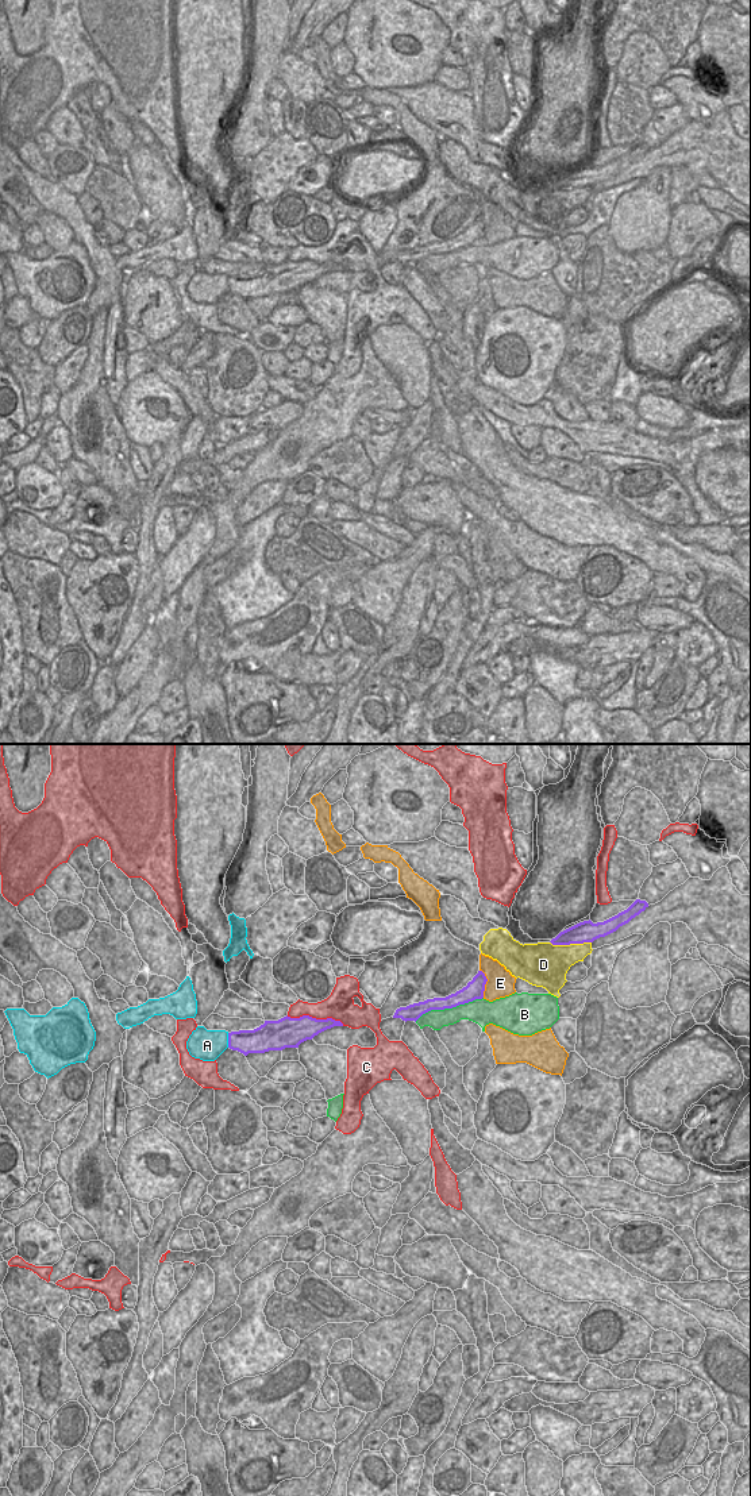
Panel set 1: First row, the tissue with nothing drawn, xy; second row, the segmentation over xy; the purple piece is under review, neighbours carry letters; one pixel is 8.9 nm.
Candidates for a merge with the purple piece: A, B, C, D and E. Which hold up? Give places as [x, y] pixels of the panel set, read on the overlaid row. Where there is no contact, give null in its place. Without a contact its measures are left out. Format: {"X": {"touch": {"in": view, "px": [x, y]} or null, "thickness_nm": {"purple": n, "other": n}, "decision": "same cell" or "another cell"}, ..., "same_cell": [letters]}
{"A": {"touch": {"in": "xy", "px": [228, 1040]}, "thickness_nm": {"purple": 220, "other": 280}, "decision": "another cell"}, "B": {"touch": {"in": "xy", "px": [449, 1007]}, "thickness_nm": {"purple": 150, "other": 180}, "decision": "another cell"}, "C": {"touch": {"in": "xy", "px": [315, 1018]}, "thickness_nm": {"purple": 260, "other": 260}, "decision": "another cell"}, "D": {"touch": {"in": "xy", "px": [570, 943]}, "thickness_nm": {"purple": 190, "other": 320}, "decision": "another cell"}, "E": {"touch": {"in": "xy", "px": [485, 983]}, "thickness_nm": {"purple": 170, "other": 240}, "decision": "another cell"}, "same_cell": []}

